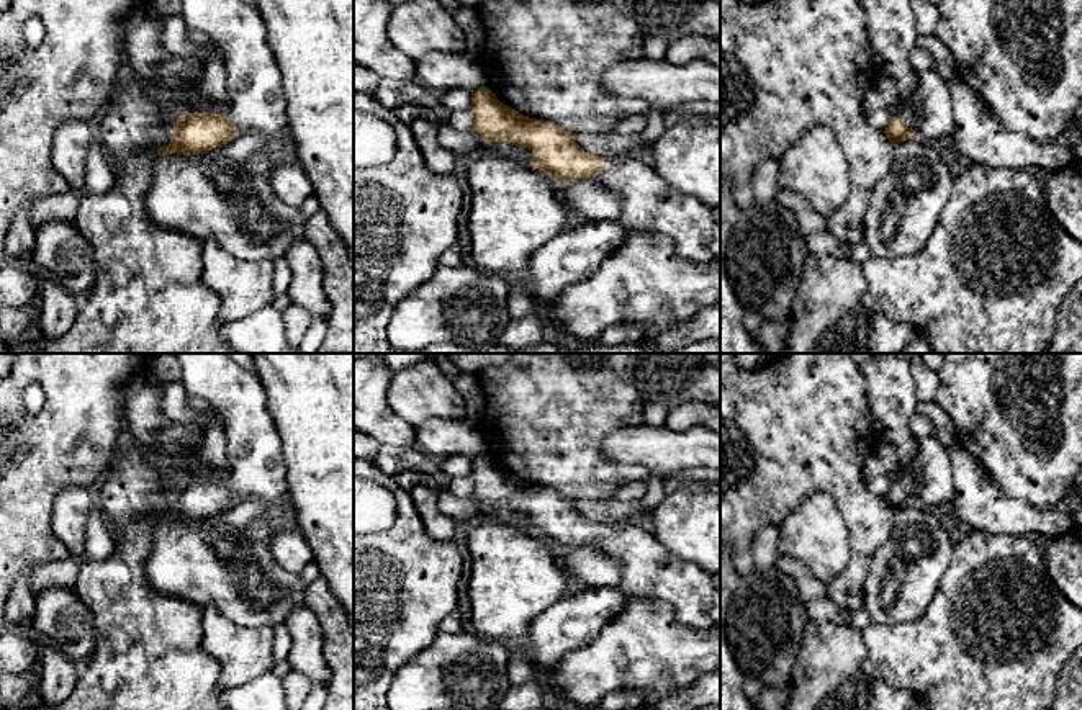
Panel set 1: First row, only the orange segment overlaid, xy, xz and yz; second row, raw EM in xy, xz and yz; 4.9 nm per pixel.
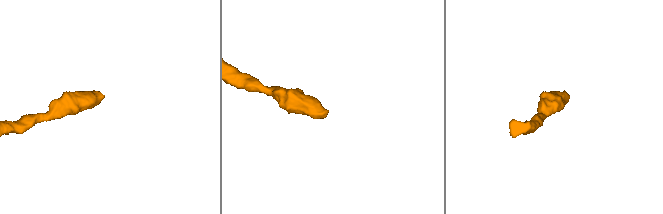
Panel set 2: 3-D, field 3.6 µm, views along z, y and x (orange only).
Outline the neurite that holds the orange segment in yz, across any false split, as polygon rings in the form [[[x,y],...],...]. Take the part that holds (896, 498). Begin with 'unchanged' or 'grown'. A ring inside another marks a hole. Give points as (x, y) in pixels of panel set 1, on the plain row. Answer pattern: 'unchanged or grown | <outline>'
grown | [[[897,353],[872,355],[859,362],[858,368],[866,383],[869,412],[877,440],[895,448],[900,471],[892,478],[886,504],[897,510],[917,502],[917,471],[913,460],[918,453],[918,438],[912,434],[910,420],[917,414],[917,388],[910,362]]]

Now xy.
grown | [[[228,353],[175,355],[187,396],[203,398],[224,420],[229,470],[218,479],[177,483],[172,504],[157,522],[208,520],[244,497],[267,506],[285,504],[288,481],[282,438],[257,373],[239,366]]]

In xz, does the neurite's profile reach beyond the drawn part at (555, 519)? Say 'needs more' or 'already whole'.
needs more

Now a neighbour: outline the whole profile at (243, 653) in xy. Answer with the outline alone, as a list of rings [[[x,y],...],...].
[[[205,607],[201,630],[203,649],[221,667],[218,684],[223,690],[241,687],[278,664],[272,651],[273,631],[270,627],[234,625],[218,610]]]

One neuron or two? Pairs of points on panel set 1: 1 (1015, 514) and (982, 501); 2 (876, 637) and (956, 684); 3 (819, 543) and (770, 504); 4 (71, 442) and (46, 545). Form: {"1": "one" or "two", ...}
{"1": "one", "2": "one", "3": "two", "4": "one"}

